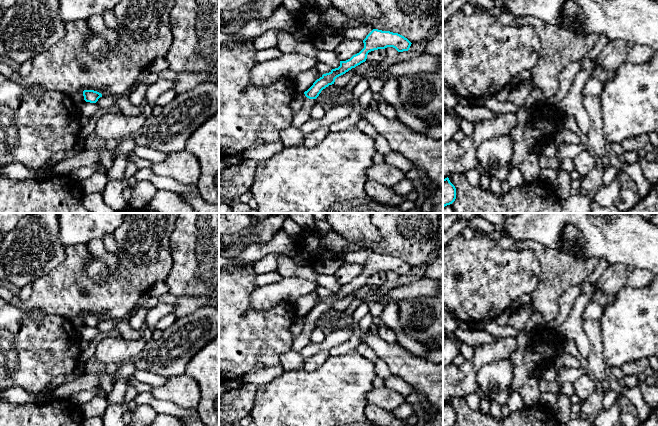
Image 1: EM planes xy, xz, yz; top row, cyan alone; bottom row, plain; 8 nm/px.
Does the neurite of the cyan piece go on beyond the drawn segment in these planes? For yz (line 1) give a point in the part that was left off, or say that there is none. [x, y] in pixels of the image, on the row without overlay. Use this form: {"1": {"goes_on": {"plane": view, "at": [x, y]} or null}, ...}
{"1": {"goes_on": null}}

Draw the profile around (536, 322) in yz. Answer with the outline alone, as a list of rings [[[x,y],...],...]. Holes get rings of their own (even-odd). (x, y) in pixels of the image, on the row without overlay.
[[[535,311],[525,326],[524,330],[528,333],[535,332],[546,325],[543,316]]]

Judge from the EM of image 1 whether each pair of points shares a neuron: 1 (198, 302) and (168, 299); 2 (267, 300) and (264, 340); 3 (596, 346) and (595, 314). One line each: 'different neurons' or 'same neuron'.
1: same neuron
2: different neurons
3: different neurons

